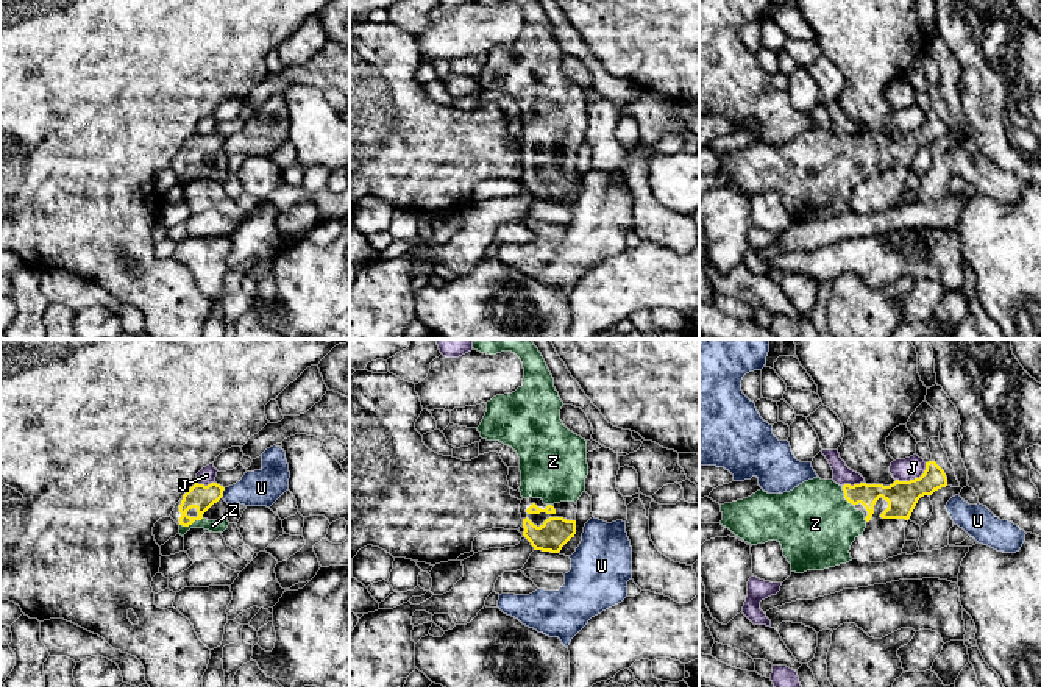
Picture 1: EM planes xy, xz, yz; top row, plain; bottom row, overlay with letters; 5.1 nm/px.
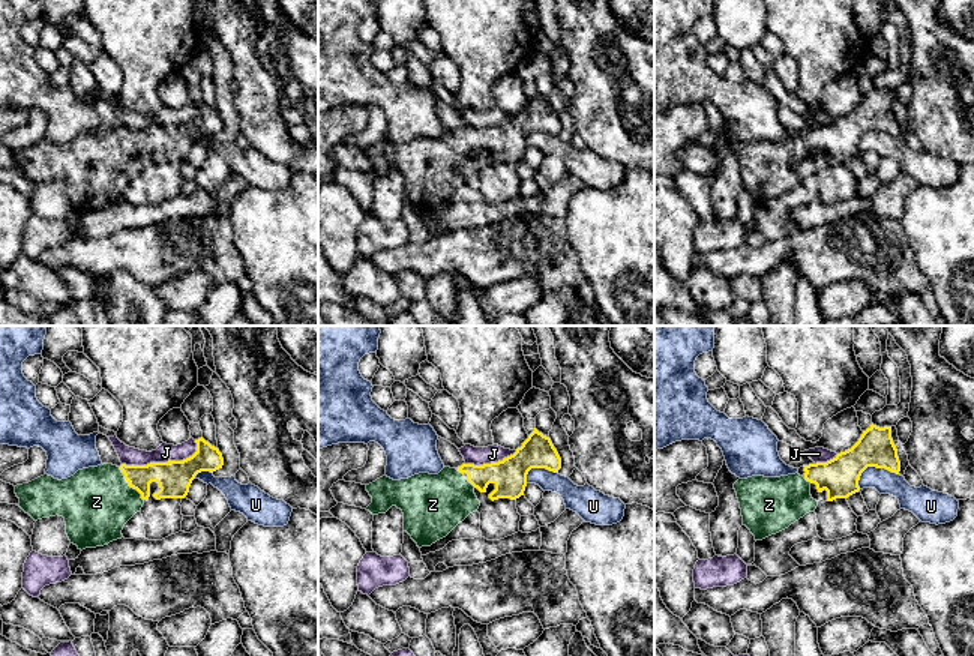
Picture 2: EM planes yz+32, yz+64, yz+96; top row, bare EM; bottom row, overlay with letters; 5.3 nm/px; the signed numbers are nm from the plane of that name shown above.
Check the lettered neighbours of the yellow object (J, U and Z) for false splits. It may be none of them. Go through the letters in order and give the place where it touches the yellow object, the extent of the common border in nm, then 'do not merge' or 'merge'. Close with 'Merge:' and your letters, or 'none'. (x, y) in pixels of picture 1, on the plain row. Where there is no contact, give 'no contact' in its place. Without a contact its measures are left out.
J: yz (915, 128) | 180 nm | do not merge
U: xy (222, 142) | 50 nm | do not merge
Z: xy (191, 174) | 130 nm | merge
Merge: Z

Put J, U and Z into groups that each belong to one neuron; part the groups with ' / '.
J / U / Z

